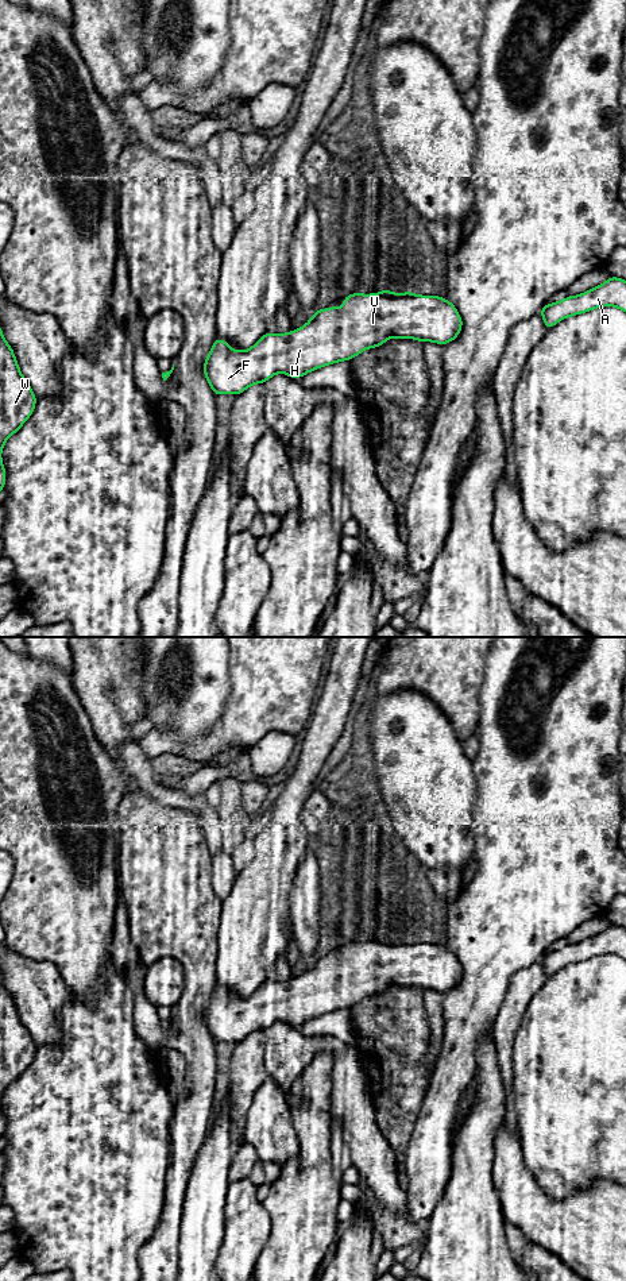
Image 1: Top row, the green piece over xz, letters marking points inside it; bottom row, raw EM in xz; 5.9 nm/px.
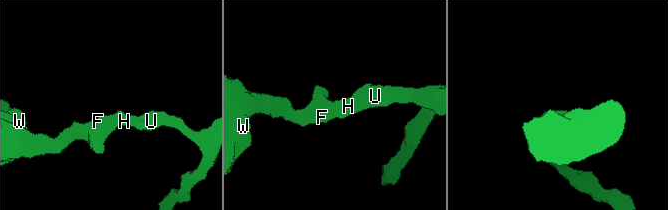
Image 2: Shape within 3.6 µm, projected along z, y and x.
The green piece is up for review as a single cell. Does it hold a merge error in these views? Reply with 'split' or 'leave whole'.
leave whole

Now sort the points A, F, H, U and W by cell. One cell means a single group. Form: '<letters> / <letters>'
A F H U W

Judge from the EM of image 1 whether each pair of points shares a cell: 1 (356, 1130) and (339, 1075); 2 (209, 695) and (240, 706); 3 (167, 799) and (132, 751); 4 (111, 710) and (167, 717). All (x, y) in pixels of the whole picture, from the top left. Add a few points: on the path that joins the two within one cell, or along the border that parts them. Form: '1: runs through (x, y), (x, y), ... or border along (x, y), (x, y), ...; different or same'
1: runs through (354, 1116), (350, 1088); same
2: border along (228, 670), (228, 699), (223, 714), (209, 728); different
3: runs through (155, 788), (145, 778), (138, 763); same
4: border along (142, 683), (140, 693), (145, 703), (145, 717); different

